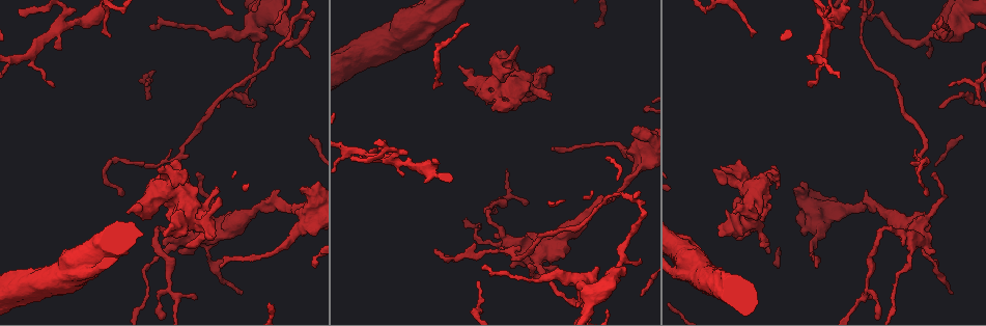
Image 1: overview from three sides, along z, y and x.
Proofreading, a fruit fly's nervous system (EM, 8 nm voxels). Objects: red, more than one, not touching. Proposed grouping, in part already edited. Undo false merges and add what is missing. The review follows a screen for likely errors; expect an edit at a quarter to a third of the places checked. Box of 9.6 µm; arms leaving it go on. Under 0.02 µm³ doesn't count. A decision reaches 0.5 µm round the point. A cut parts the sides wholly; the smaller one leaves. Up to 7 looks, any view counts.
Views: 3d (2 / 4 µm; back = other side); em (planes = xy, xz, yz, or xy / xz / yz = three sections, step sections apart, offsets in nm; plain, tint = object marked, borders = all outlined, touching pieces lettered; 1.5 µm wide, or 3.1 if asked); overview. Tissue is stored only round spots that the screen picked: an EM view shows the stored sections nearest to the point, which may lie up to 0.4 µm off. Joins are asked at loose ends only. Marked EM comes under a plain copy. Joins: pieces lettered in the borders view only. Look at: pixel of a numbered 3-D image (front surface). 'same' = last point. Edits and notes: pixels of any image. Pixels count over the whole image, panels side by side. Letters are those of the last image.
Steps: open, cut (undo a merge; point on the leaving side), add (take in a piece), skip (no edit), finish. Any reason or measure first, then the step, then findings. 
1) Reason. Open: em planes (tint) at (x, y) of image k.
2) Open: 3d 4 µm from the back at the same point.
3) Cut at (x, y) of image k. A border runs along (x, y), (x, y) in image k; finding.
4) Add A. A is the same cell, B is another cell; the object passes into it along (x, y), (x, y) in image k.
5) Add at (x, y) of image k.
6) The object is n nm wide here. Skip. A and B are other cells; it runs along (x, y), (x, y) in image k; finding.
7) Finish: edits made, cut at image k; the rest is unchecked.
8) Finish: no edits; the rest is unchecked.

Sharp bend. Open: em planes (tint) at (509, 241) of image 1.

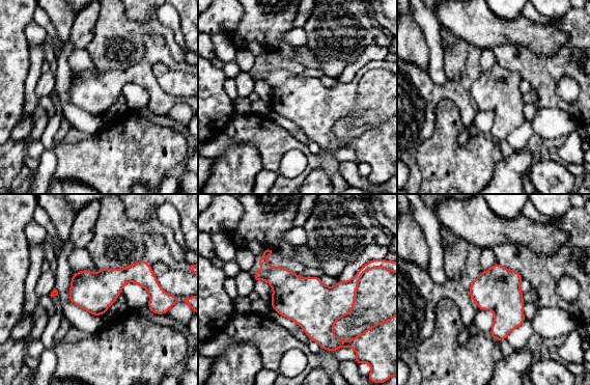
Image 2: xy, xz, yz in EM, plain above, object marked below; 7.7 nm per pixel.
Open: em planes (borders) at the same point.

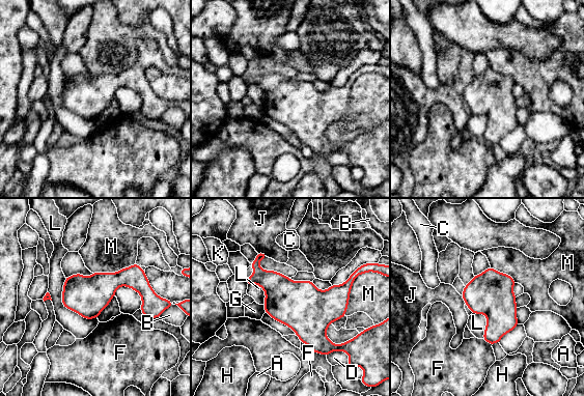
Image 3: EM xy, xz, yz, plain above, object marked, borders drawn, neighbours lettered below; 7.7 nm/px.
Cut at (260, 256) of image 3. A, B, C, D, F, G, H, J, K, L and M are other cells; two cells meet here.

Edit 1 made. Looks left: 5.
An open end. Open: 3d 4 µm at (305, 227) of image 1.

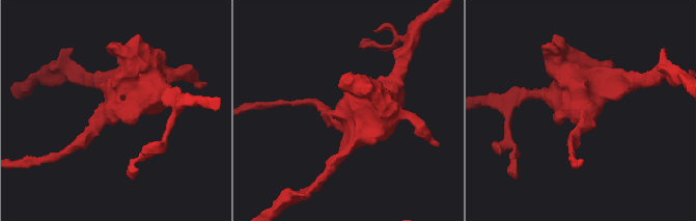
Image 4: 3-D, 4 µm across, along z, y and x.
Need the tissue. Open: em xy step 4 (borders) at (563, 111) of image 4.

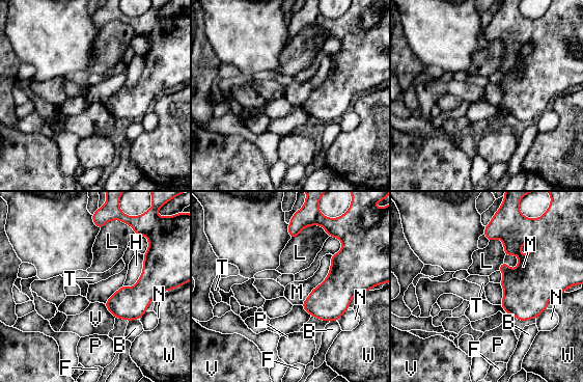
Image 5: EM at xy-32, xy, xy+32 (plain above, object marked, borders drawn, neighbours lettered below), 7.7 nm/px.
Open: em xz step 8 (borders) at the same point.

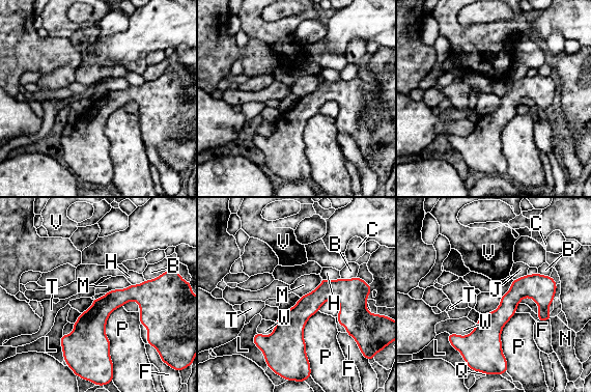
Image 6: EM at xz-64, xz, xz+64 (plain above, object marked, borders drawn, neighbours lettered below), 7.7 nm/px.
The object is 200 nm wide here; the longest contact is with P, 480 nm. Skip. B, C, F, H, J, L, M, N, P, Q, T, V and W are other cells; no lettered piece goes on from it.

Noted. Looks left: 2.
Open: em xz step 8 (borders) at (217, 191) of image 1.

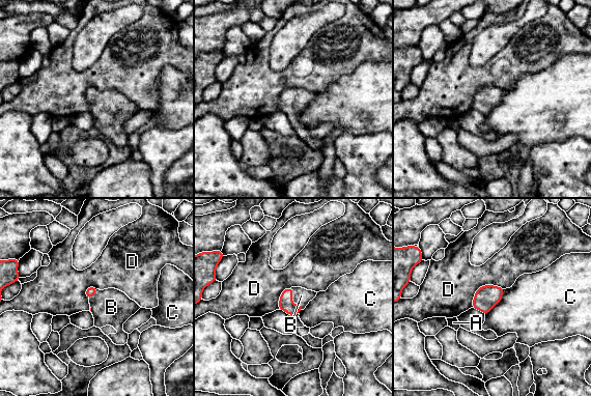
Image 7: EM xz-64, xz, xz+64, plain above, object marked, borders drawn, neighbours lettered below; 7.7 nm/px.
Add B. B is the same cell, A, C and D are other cells; the object passes into it along (285, 304), (291, 302), (301, 295) in image 7; the cell continues.

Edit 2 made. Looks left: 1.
Finish: edits made, cut at image 3, add at image 7; the rest is unchecked.

